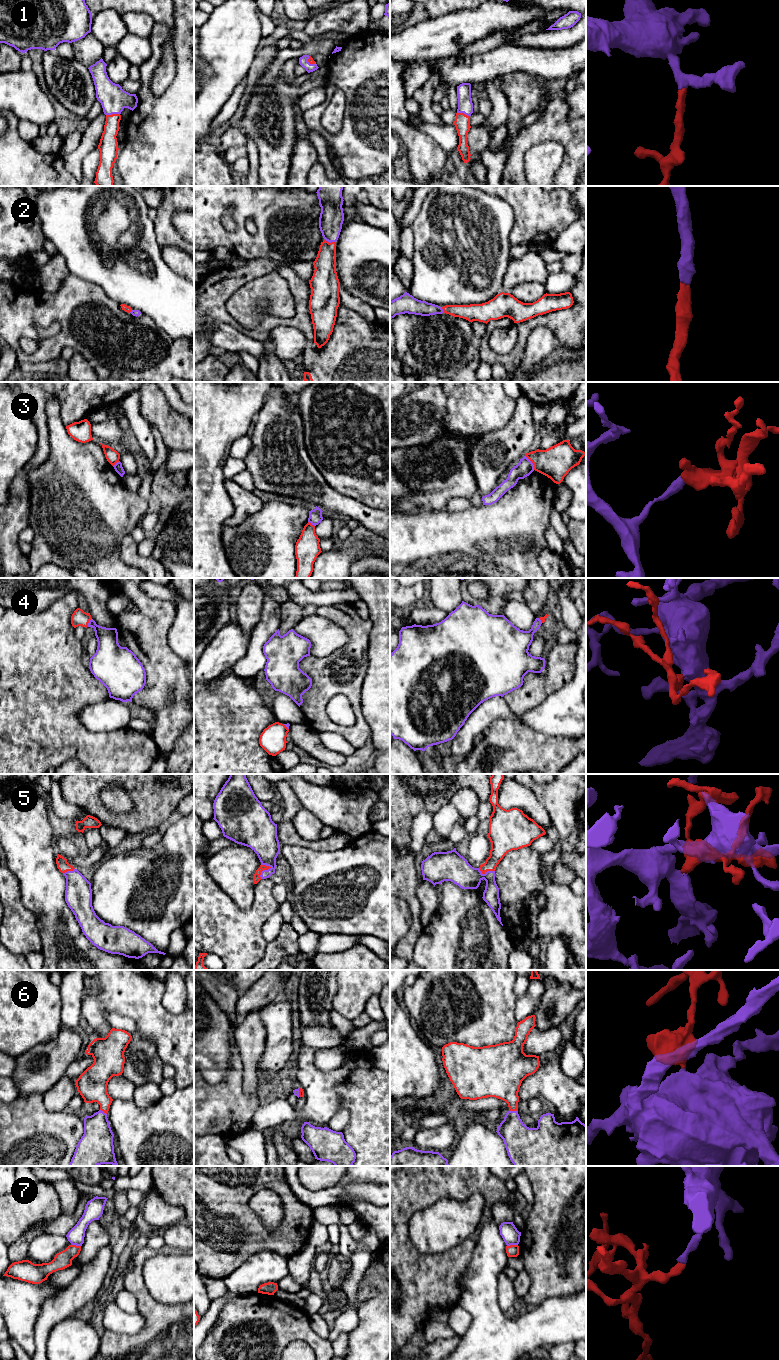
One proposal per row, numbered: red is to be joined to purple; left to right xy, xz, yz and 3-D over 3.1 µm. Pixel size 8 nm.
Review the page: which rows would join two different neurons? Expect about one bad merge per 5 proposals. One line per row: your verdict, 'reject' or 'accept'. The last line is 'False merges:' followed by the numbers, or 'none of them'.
1: accept
2: accept
3: reject
4: accept
5: accept
6: accept
7: reject
False merges: 3, 7

